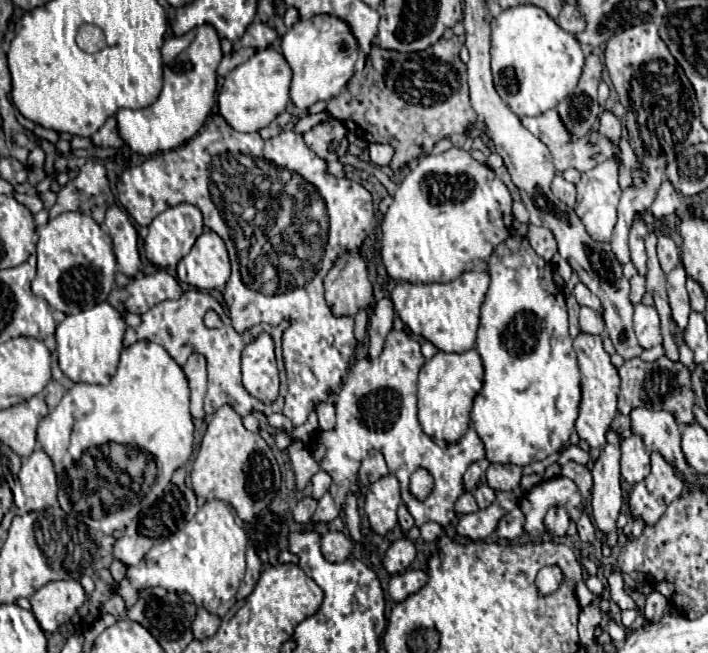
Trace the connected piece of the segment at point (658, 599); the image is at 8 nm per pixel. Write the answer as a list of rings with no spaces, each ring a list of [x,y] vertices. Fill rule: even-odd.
[[[651,591],[649,595],[647,595],[647,603],[645,603],[645,609],[643,609],[643,617],[645,617],[645,621],[647,623],[655,623],[655,621],[659,621],[661,617],[663,617],[663,611],[665,611],[665,605],[667,605],[669,601],[659,593],[659,591]]]

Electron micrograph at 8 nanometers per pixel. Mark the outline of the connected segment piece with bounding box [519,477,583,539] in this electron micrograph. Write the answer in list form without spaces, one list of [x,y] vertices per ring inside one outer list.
[[[567,477],[545,479],[543,483],[525,491],[519,501],[519,507],[525,515],[525,525],[523,525],[525,533],[529,533],[533,539],[539,537],[543,533],[545,513],[555,505],[567,509],[573,521],[579,521],[583,513],[583,497],[571,479]]]

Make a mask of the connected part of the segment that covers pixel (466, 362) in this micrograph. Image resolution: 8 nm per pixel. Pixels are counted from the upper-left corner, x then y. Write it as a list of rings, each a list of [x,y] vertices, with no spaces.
[[[475,349],[465,353],[439,351],[419,371],[417,401],[419,401],[419,423],[423,431],[435,441],[457,443],[469,429],[471,405],[481,387],[483,387],[483,363]]]

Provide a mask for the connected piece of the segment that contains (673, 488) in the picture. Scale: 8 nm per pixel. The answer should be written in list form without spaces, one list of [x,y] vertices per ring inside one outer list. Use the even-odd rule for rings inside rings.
[[[651,453],[651,473],[629,491],[631,519],[641,519],[645,525],[655,525],[667,505],[677,499],[685,483],[681,475],[659,453]]]

